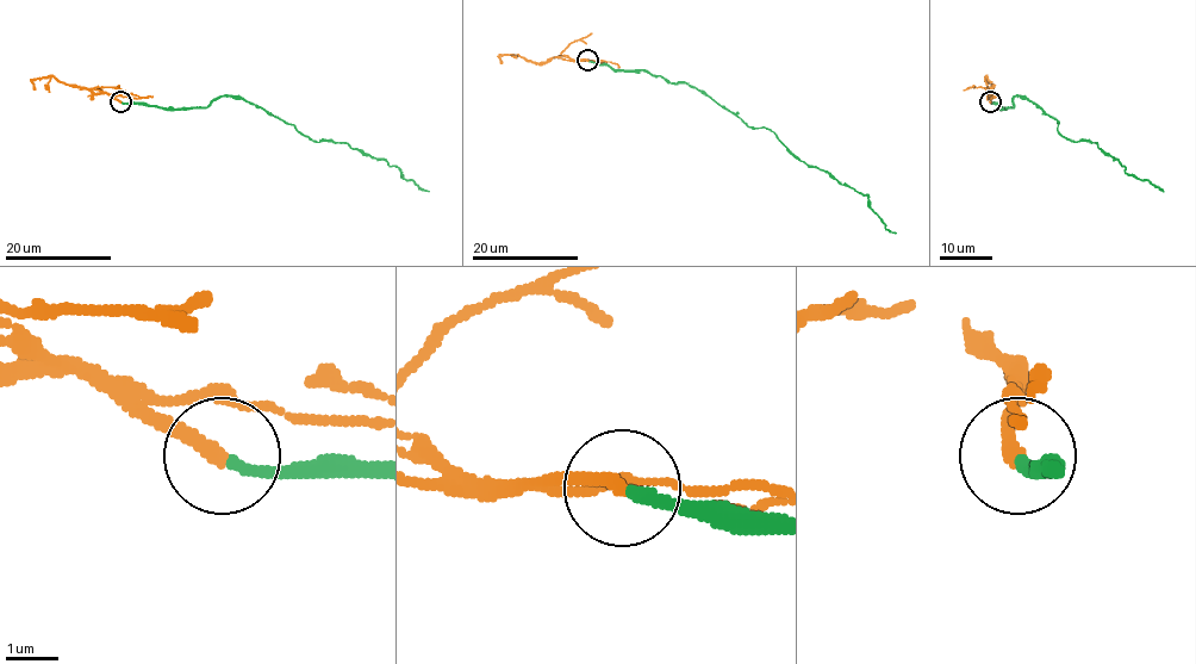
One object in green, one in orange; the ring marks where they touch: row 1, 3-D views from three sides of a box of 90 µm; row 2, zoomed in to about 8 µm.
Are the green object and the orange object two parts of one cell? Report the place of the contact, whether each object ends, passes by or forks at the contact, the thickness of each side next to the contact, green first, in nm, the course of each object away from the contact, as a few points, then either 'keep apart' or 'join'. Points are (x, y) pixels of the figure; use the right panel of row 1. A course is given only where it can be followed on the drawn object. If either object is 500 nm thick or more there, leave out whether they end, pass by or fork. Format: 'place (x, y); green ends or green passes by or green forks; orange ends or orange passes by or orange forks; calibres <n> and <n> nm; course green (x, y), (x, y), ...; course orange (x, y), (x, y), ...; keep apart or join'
place (990, 101); green ends; orange ends; calibres 240 and 300 nm; course green (990, 101), (1001, 109), (1026, 97), (1057, 119), (1063, 137), (1096, 142), (1128, 174), (1164, 191); course orange (990, 101), (988, 91), (992, 85), (985, 78), (994, 90); keep apart

